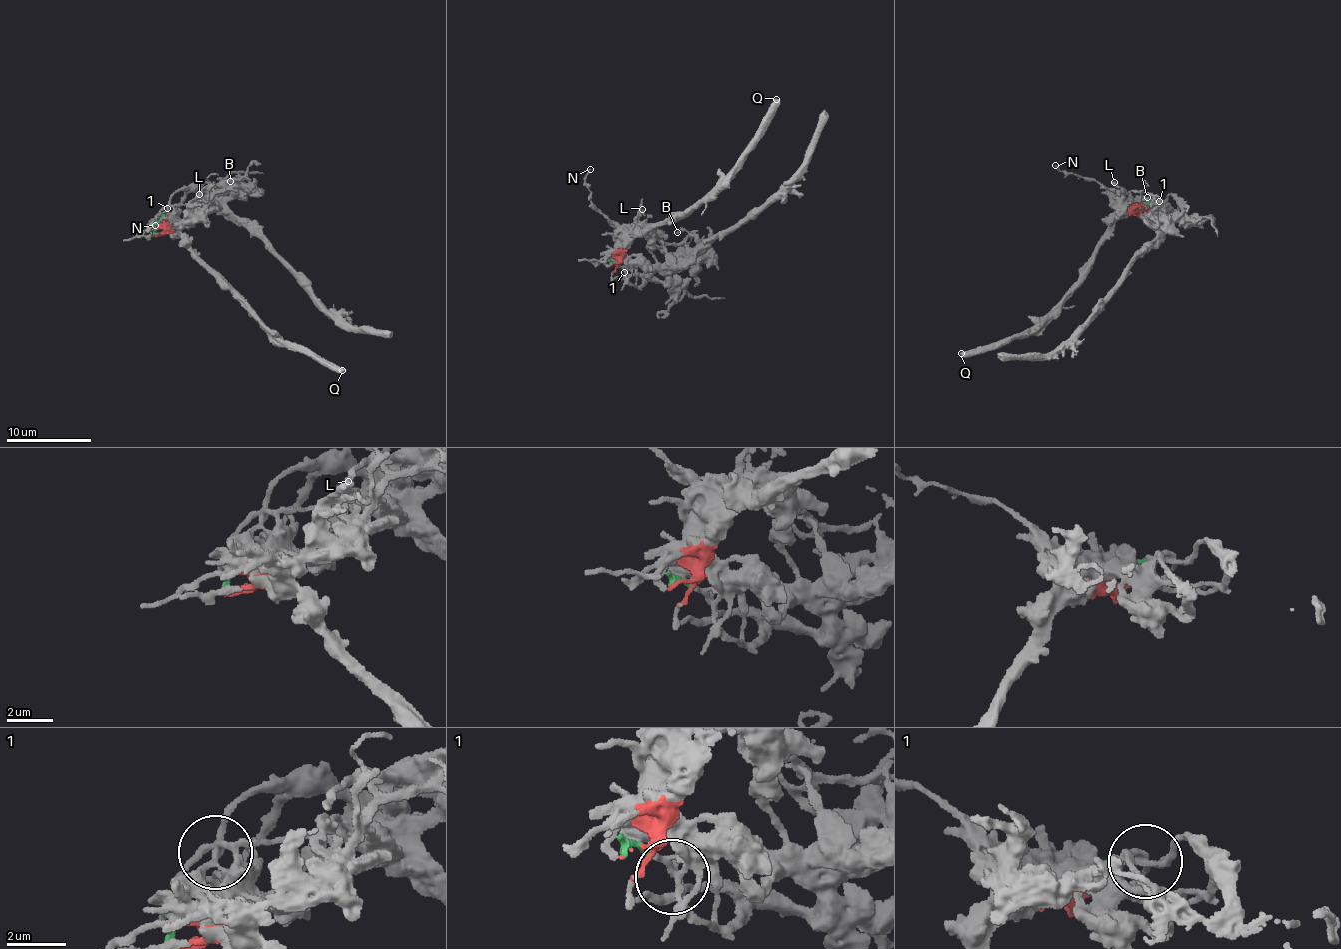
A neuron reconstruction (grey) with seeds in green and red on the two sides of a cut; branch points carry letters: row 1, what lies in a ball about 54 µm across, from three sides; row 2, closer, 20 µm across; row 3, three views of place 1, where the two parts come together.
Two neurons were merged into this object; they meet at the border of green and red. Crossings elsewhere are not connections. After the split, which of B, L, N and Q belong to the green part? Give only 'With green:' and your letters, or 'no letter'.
With green: B

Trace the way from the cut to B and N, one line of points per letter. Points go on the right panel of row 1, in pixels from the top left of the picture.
B: (1139, 211), (1137, 206), (1164, 201), (1171, 194), (1182, 210), (1171, 223), (1157, 219), (1145, 206), (1147, 197)
N: (1139, 211), (1137, 215), (1122, 199), (1112, 196), (1094, 180), (1061, 171), (1055, 165)

